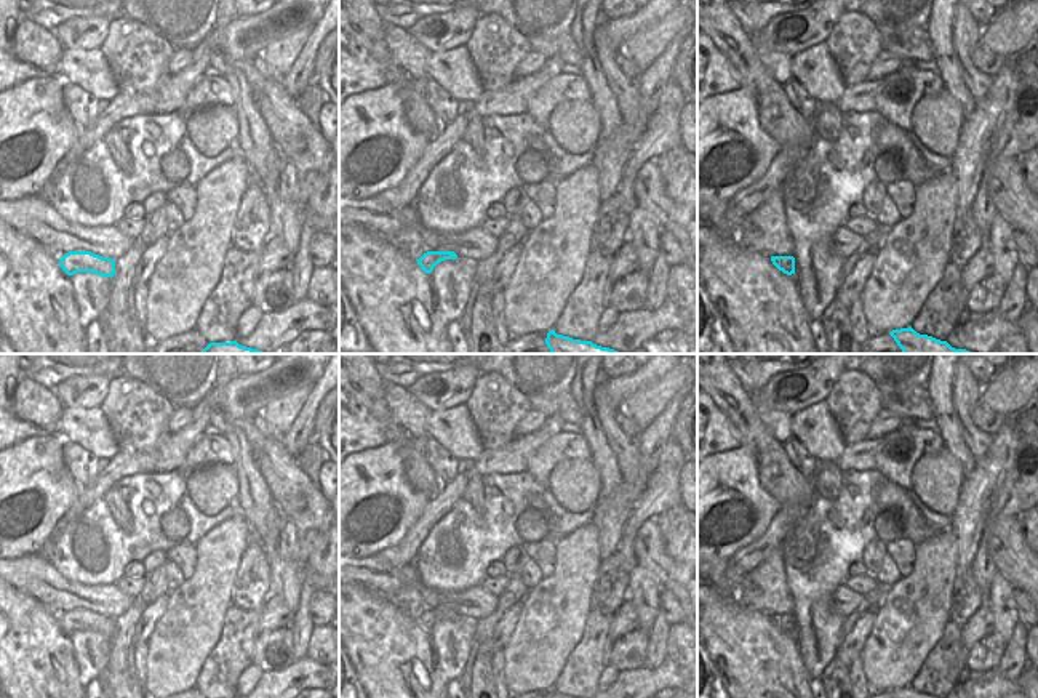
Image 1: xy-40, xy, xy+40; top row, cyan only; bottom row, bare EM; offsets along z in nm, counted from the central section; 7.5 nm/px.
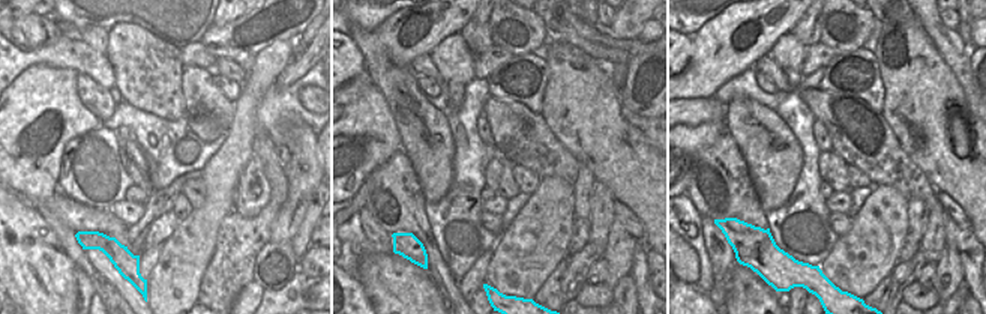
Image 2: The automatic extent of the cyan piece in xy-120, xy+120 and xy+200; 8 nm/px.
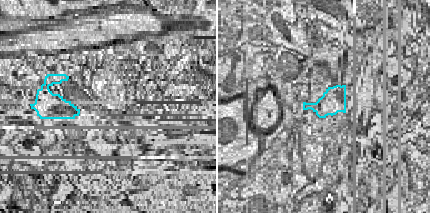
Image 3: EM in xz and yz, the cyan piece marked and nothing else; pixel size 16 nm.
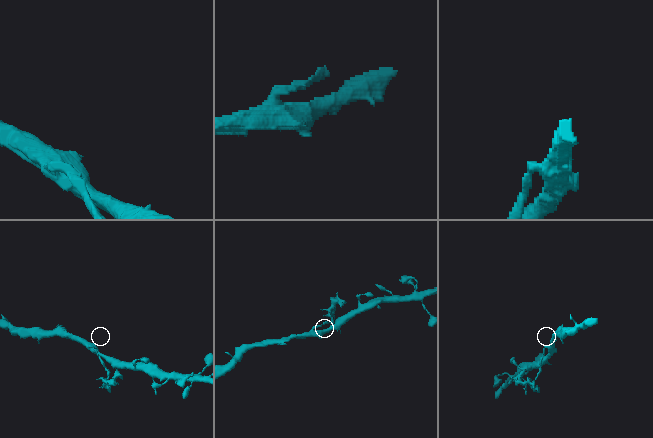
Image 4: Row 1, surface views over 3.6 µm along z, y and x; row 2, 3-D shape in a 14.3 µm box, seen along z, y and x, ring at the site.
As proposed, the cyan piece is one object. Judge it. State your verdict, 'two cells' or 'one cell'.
two cells

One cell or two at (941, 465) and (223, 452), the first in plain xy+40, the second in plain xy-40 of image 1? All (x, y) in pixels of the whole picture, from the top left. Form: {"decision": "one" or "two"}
{"decision": "two"}

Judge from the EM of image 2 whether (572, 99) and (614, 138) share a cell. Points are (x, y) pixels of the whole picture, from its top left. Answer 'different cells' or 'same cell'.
same cell

